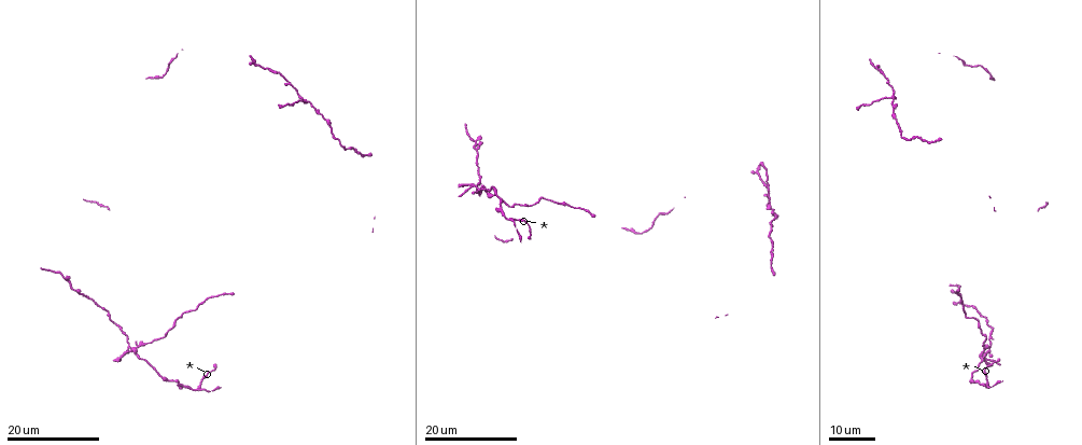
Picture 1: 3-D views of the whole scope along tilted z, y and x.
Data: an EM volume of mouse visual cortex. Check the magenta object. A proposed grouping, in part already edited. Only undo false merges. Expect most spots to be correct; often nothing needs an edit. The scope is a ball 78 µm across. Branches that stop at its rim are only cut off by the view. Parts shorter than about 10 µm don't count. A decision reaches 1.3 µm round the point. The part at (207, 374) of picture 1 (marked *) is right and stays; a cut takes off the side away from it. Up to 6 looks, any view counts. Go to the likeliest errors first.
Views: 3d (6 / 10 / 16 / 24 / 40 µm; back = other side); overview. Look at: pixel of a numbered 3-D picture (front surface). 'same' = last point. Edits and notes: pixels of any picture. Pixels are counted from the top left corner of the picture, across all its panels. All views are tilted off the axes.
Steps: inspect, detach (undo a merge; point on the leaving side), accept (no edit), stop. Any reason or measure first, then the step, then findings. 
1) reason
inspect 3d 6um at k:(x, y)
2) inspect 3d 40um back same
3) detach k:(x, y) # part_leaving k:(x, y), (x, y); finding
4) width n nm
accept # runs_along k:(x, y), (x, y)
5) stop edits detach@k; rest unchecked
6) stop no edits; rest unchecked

four-way junction
inspect 3d 24um at 1:(769, 205)

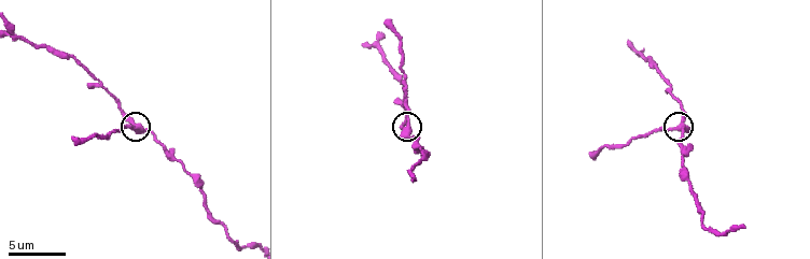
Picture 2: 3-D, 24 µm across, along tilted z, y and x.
inspect 3d 10um at 2:(677, 127)

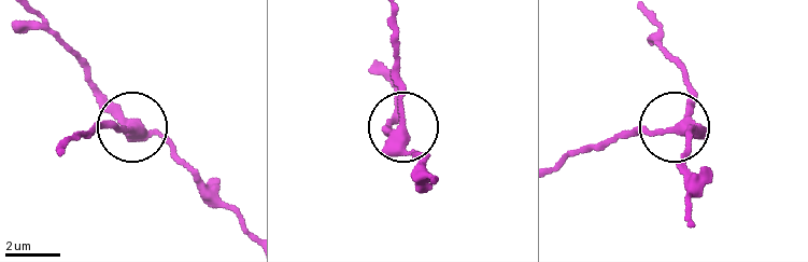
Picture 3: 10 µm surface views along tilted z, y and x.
width 350 nm
accept # runs_along 3:(693, 218), (681, 174), (689, 133), (641, 127), (611, 137); continuous, no second neuron

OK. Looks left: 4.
four or more arms meet
inspect 3d 24um at 1:(984, 354)

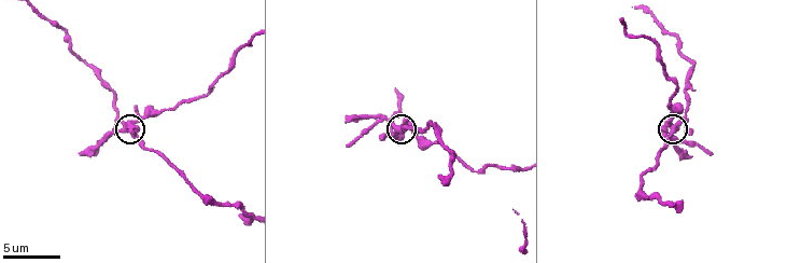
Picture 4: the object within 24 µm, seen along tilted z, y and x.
inspect 3d 10um at 4:(674, 125)

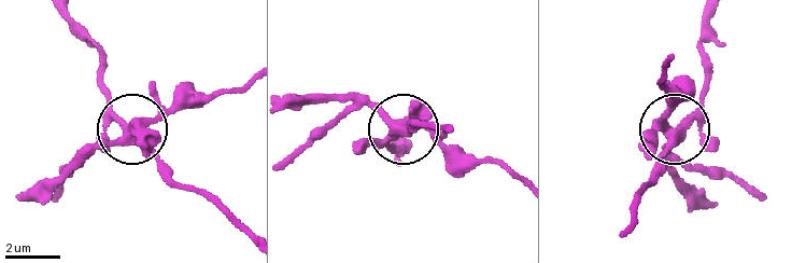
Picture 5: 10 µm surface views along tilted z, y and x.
detach 5:(90, 150) # a second neuron is stuck on

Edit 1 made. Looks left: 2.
stop edits detach@5; rest unchecked

